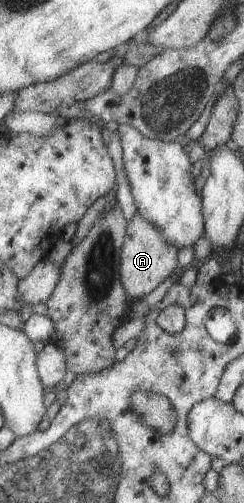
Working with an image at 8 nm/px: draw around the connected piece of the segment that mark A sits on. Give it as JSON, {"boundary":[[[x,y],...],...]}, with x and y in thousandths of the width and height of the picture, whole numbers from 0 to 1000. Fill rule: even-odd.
{"boundary":[[[566,421],[541,427],[541,435],[516,441],[508,479],[488,507],[488,545],[500,575],[529,596],[570,596],[598,590],[623,575],[648,571],[672,555],[697,551],[725,535],[725,499],[697,491],[656,467],[656,459],[598,435],[582,435]]]}

